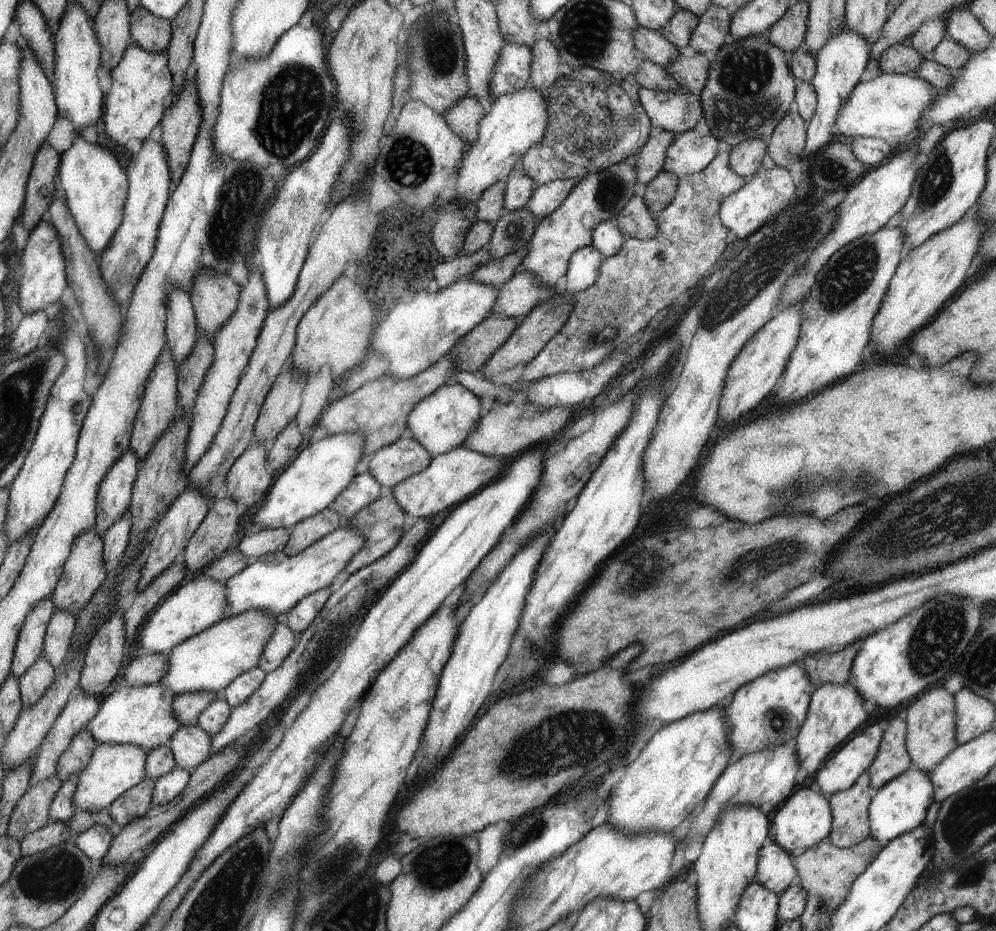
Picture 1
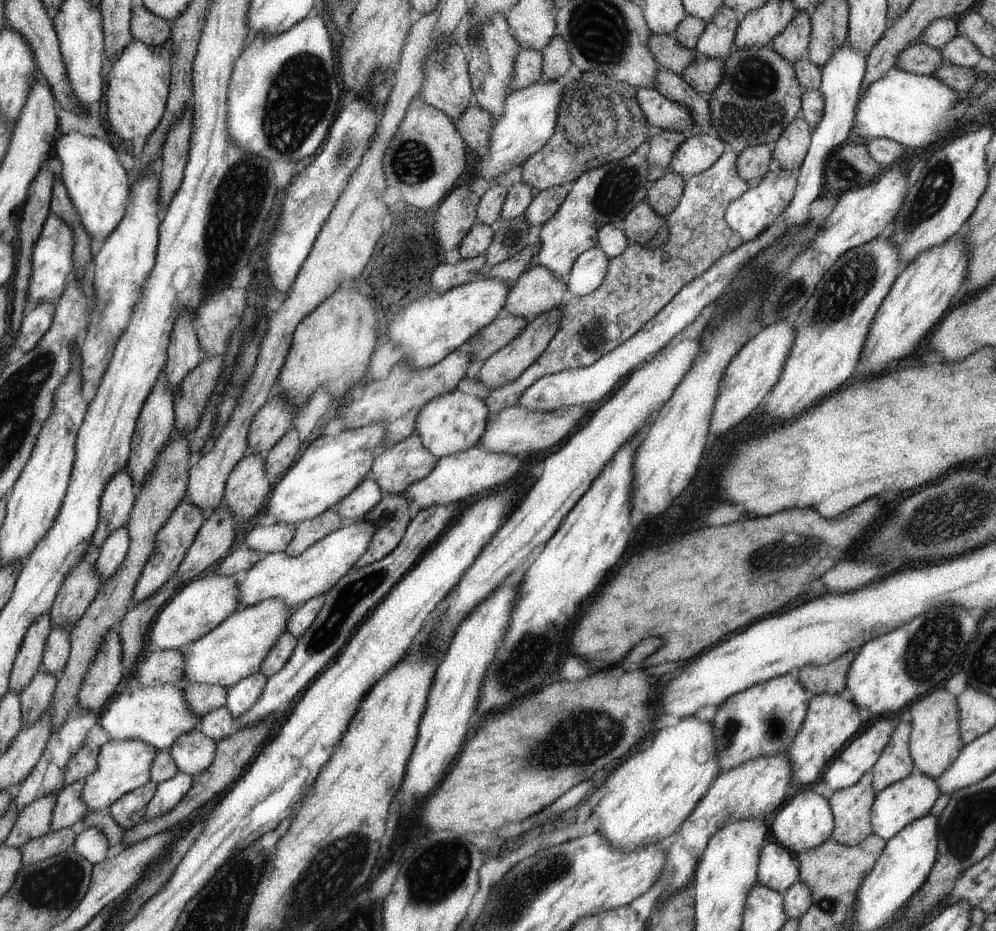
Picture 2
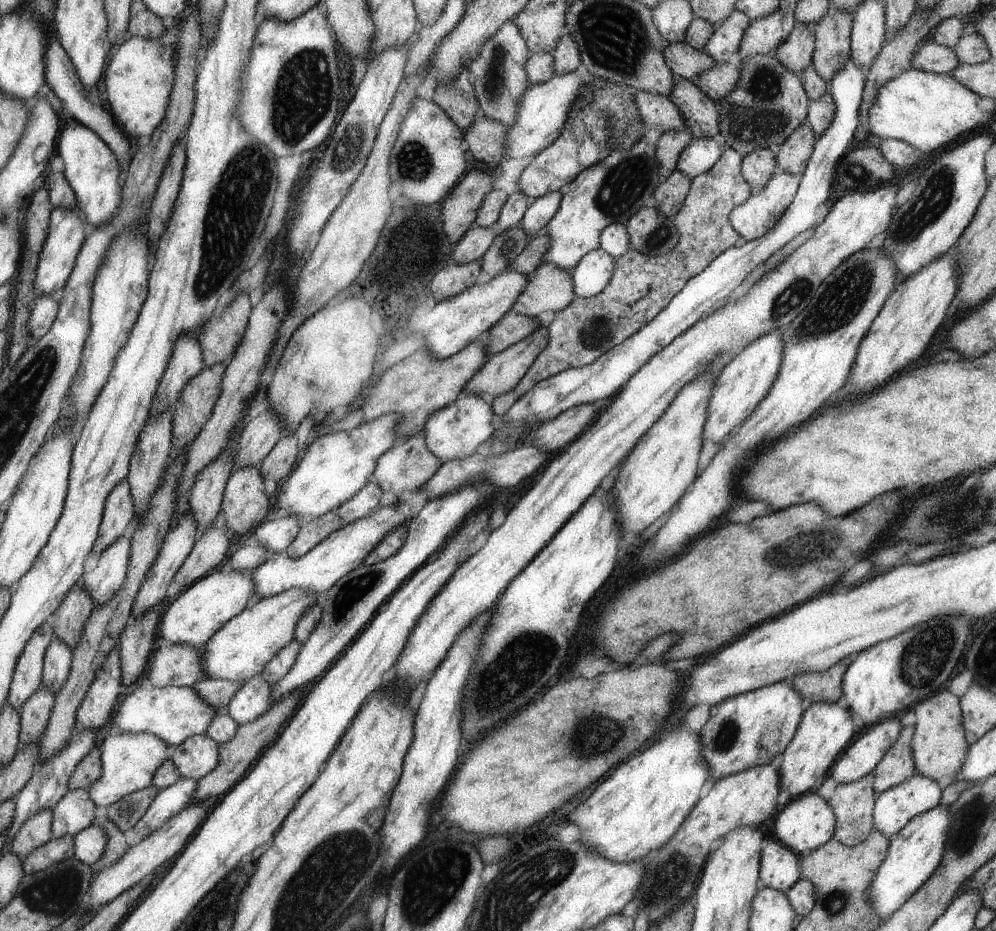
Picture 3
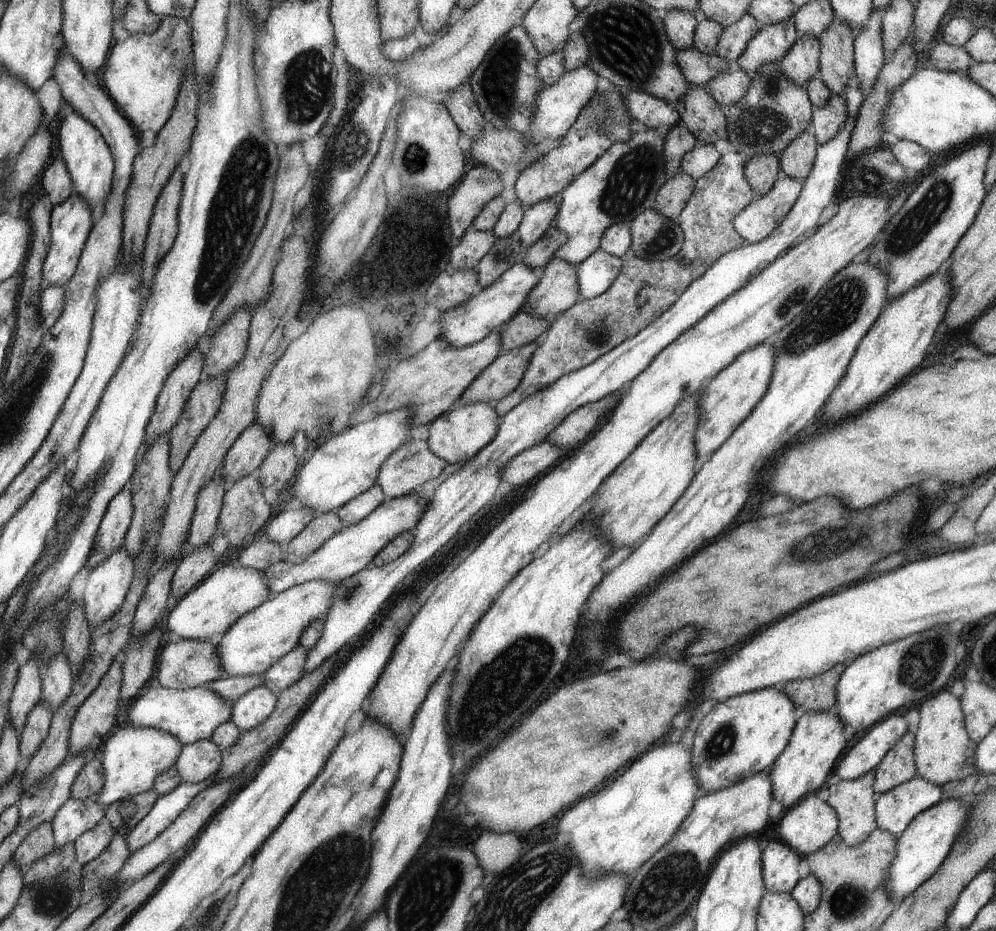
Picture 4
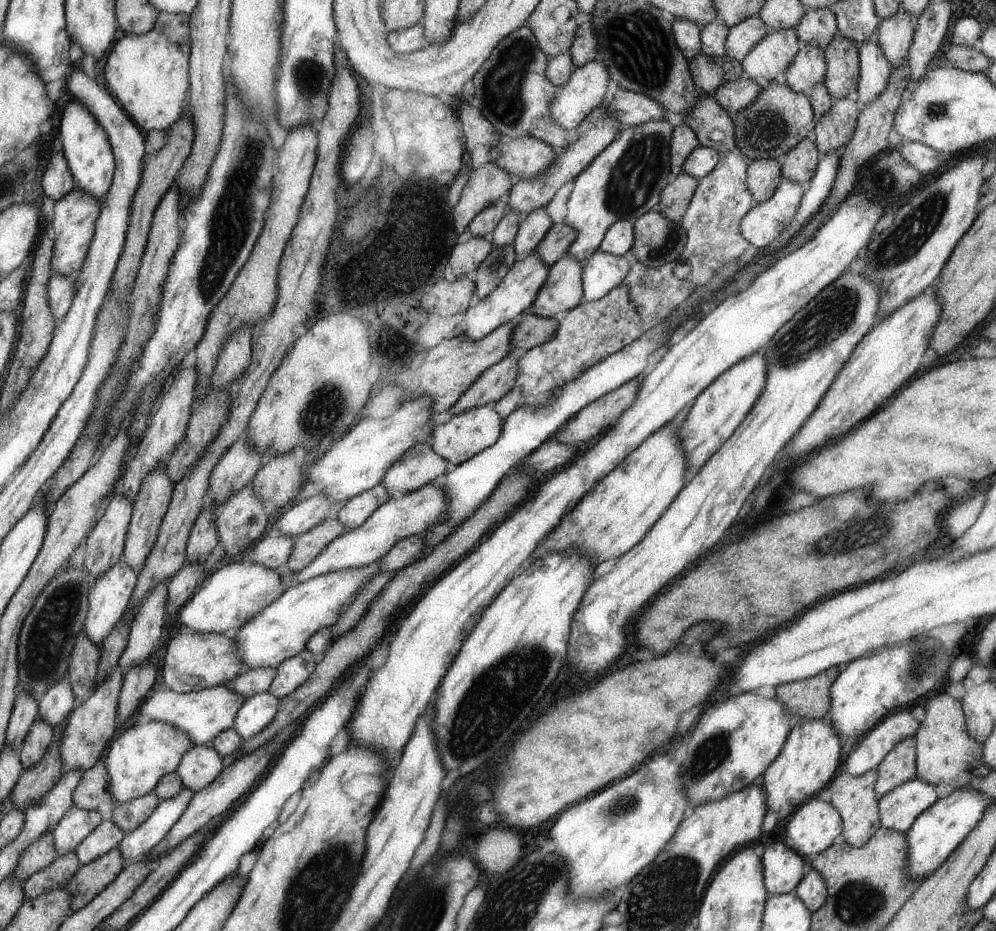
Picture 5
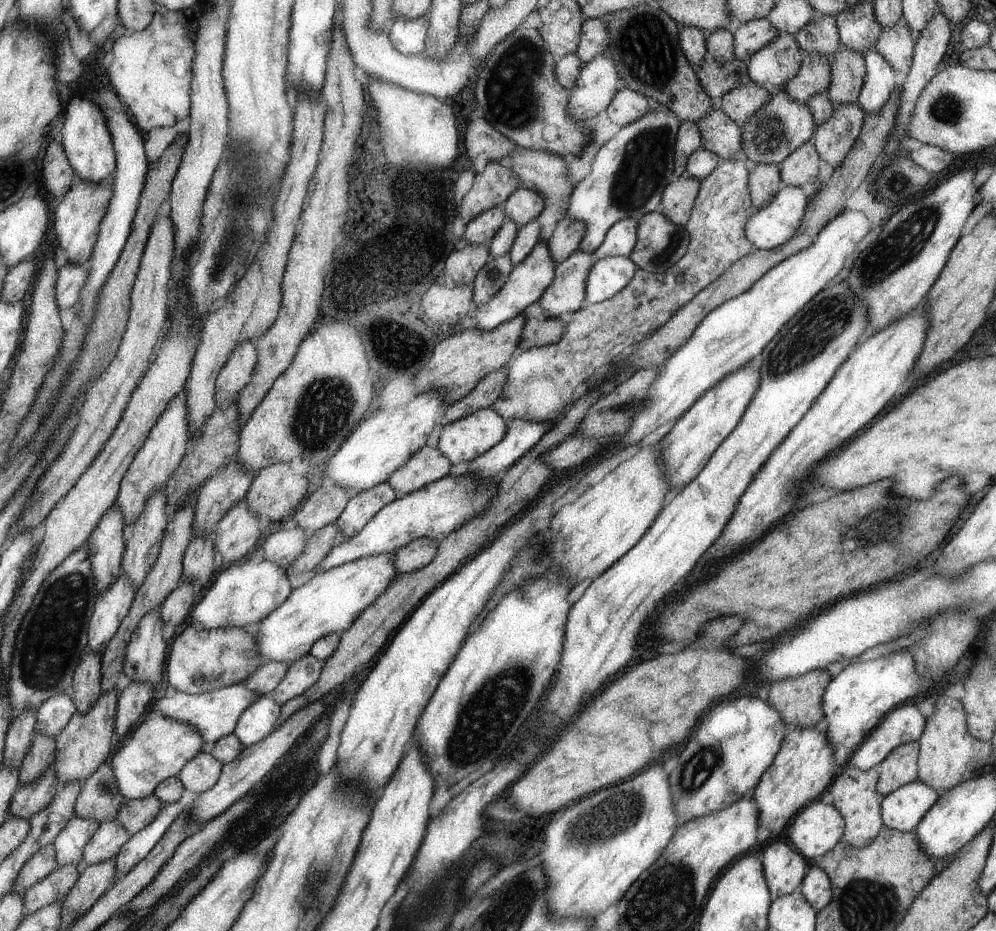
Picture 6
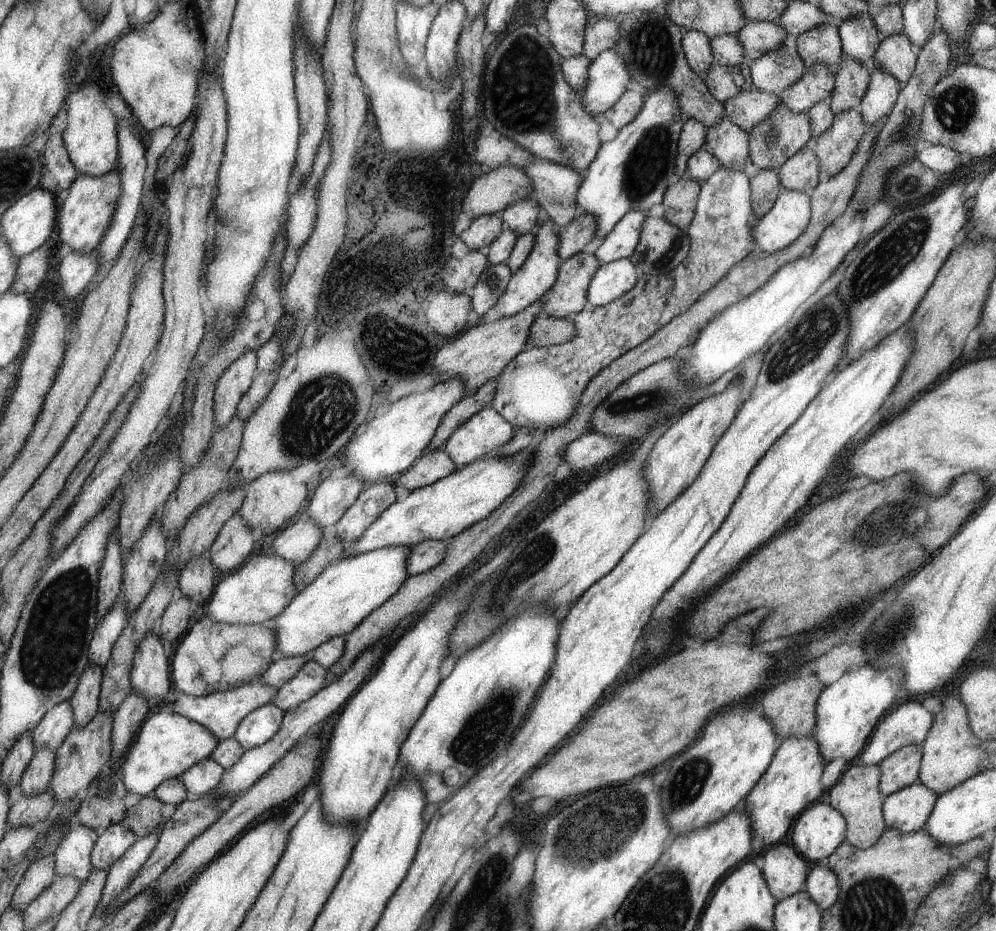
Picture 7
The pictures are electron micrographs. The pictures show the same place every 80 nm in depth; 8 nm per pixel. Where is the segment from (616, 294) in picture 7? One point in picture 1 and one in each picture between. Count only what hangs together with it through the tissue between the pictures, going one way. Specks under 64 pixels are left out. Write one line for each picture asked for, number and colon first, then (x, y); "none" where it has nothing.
1: (583, 270)
2: (589, 271)
3: (592, 274)
4: (596, 274)
5: (603, 272)
6: (609, 276)

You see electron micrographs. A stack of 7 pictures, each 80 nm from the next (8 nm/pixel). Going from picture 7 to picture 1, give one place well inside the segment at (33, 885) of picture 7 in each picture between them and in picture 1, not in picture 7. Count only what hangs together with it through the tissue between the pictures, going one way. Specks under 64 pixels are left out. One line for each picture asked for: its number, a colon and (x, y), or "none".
1: (32, 813)
2: (35, 821)
3: (35, 832)
4: (40, 842)
5: (42, 853)
6: (44, 863)

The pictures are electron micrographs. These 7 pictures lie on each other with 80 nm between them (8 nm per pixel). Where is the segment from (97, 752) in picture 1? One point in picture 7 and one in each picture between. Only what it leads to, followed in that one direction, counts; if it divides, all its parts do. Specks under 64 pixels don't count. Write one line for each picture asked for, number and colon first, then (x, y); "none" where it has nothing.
2: (124, 765)
3: (129, 761)
4: (133, 759)
5: (138, 758)
6: (160, 748)
7: (169, 744)

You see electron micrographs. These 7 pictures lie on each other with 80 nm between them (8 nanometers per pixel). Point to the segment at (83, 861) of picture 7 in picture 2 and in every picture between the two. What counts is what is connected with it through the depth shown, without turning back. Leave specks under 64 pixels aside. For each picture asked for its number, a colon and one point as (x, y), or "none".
2: (69, 809)
3: (75, 811)
4: (77, 817)
5: (77, 823)
6: (69, 844)

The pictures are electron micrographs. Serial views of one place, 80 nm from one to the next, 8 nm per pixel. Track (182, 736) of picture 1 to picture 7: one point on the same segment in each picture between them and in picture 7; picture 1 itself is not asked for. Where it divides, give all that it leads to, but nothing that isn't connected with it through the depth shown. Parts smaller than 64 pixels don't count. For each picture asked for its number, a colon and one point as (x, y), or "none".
2: (193, 752)
3: (196, 757)
4: (200, 761)
5: (201, 766)
6: (202, 773)
7: (206, 776)

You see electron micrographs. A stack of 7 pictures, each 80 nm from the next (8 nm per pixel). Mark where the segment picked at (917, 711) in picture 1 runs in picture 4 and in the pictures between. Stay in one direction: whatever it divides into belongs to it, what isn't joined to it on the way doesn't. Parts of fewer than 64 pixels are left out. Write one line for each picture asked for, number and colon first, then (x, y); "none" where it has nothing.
2: (935, 741)
3: (939, 745)
4: (944, 753)

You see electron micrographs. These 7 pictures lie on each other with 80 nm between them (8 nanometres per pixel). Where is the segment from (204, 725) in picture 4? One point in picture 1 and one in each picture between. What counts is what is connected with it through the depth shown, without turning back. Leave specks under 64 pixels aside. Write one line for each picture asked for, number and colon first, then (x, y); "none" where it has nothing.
1: (145, 716)
2: (159, 715)
3: (175, 714)

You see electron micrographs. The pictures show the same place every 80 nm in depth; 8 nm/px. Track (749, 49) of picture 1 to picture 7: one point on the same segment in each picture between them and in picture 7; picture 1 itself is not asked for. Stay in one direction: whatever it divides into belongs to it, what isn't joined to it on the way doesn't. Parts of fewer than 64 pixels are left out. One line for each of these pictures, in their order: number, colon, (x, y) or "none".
2: (760, 95)
3: (769, 103)
4: (775, 111)
5: (780, 118)
6: (783, 125)
7: (773, 141)

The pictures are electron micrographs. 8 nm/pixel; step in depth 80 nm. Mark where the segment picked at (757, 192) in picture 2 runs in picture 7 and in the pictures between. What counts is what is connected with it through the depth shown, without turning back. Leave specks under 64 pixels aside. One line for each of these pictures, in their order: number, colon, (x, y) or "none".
3: (759, 214)
4: (756, 222)
5: (764, 224)
6: (770, 227)
7: (789, 217)

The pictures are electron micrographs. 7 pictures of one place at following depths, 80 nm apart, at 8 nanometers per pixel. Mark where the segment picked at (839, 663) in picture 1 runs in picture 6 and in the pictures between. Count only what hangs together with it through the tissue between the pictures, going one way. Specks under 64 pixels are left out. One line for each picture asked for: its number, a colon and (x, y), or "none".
2: (832, 678)
3: (820, 687)
4: (817, 694)
5: (809, 698)
6: (798, 699)

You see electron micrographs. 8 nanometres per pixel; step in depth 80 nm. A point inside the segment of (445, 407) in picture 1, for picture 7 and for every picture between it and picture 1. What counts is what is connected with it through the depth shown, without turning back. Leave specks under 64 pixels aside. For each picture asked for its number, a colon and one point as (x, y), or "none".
2: (455, 422)
3: (455, 431)
4: (457, 436)
5: (466, 434)
6: (474, 435)
7: (484, 434)

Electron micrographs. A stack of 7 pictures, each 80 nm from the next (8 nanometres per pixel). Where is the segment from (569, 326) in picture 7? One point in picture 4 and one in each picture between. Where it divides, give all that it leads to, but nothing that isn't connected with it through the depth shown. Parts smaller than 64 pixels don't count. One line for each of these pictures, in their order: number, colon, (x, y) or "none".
4: (525, 328)
5: (532, 330)
6: (537, 333)

